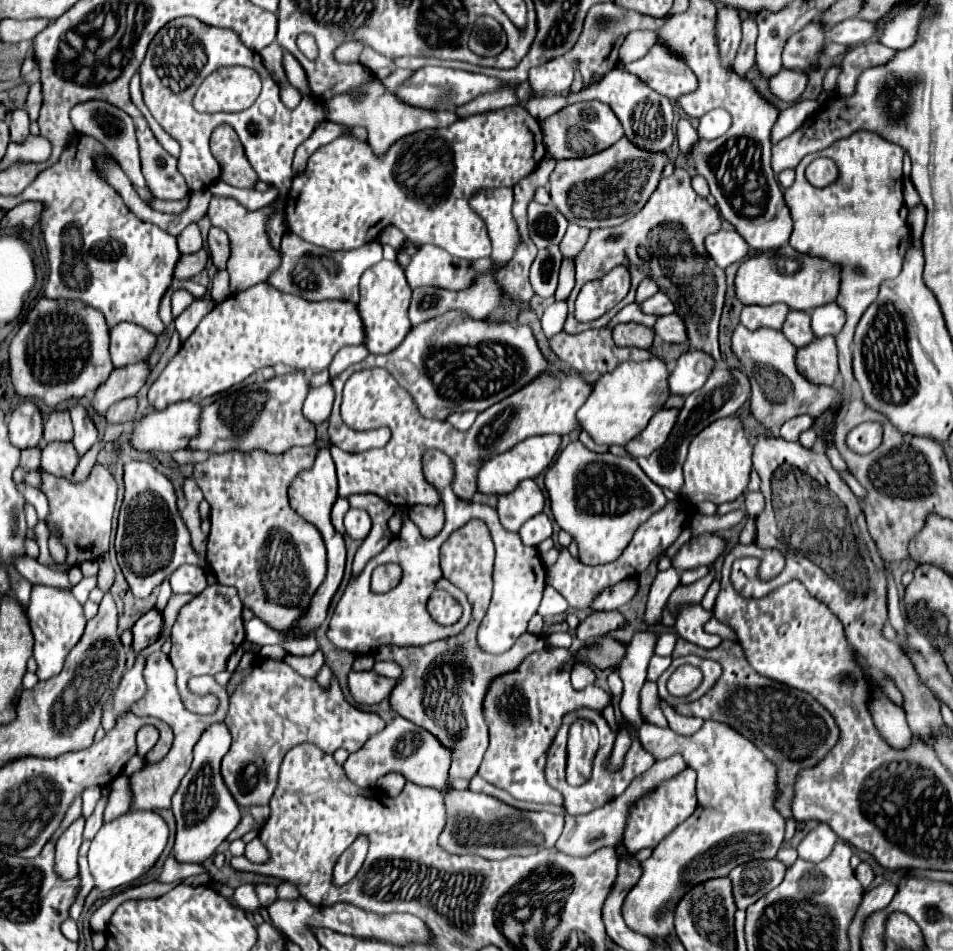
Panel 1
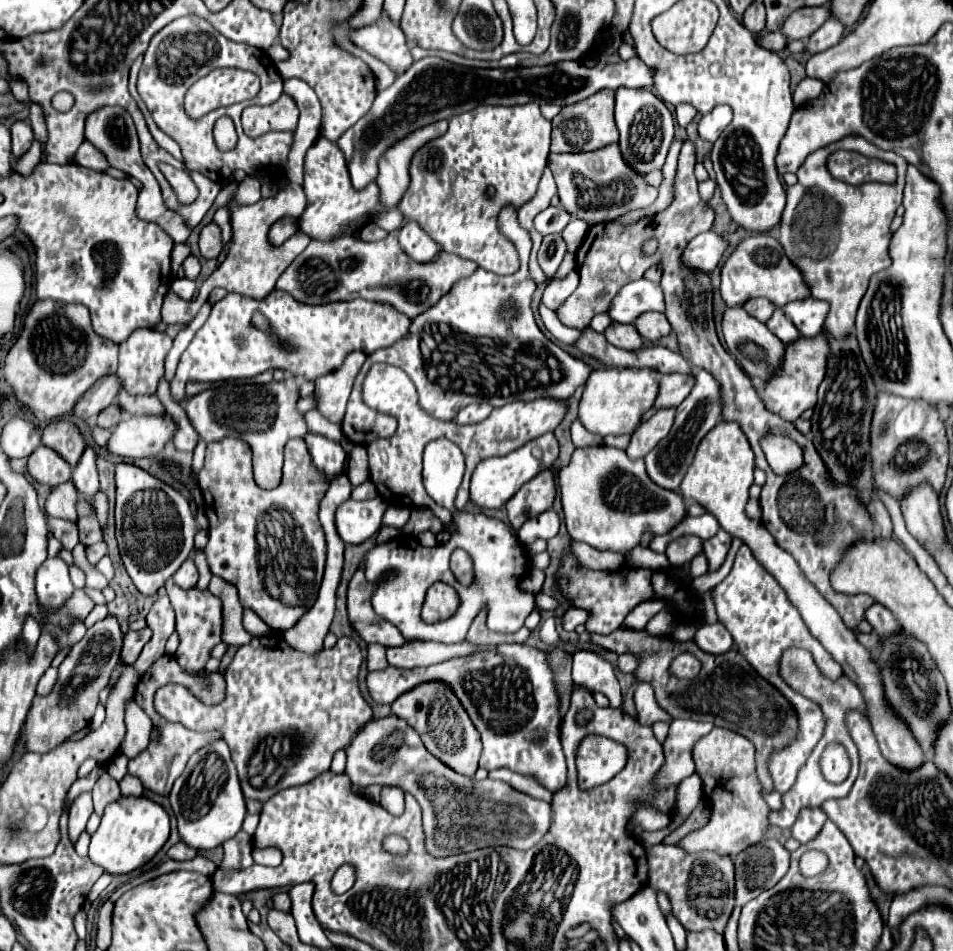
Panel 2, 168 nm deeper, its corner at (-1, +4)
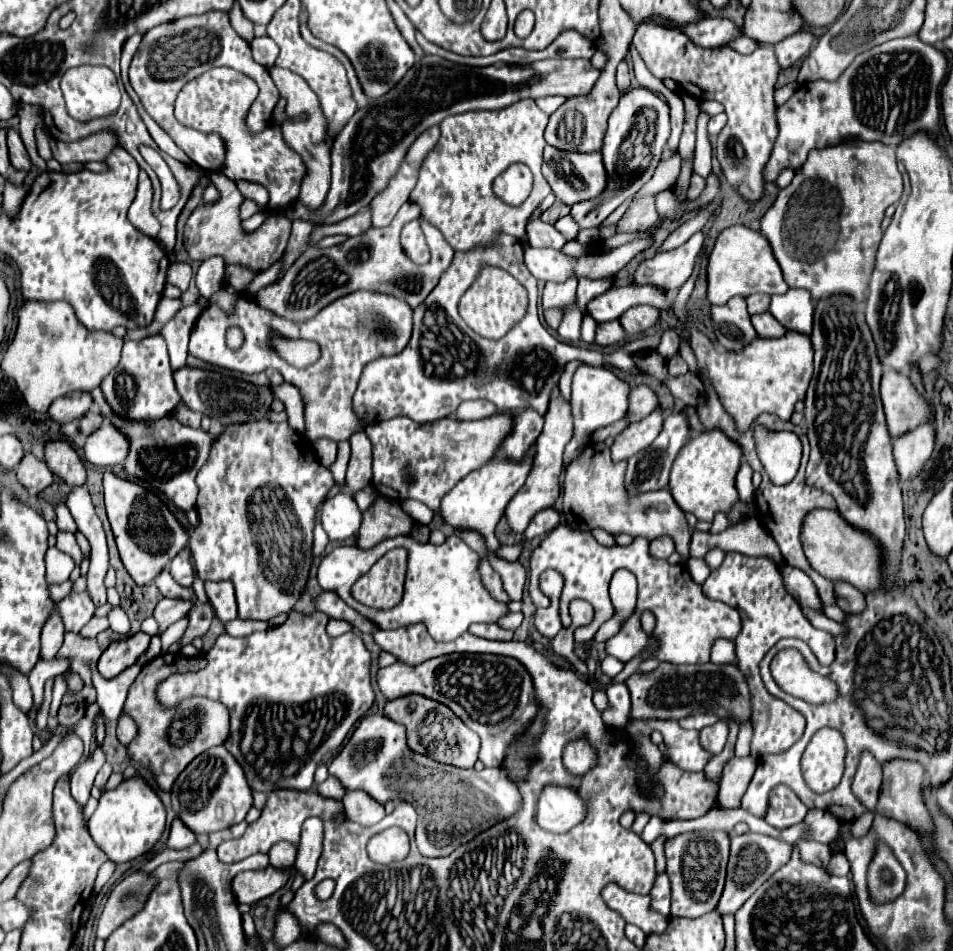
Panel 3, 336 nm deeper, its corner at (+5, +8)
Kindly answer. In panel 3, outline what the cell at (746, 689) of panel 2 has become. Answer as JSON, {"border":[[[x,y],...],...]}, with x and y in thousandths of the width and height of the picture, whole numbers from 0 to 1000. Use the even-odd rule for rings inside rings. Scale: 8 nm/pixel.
{"border":[[[696,696],[683,707],[666,707],[656,715],[656,721],[662,728],[662,753],[664,755],[704,755],[715,757],[733,749],[750,749],[754,757],[769,755],[773,761],[788,759],[788,726],[782,709],[773,698],[729,698],[729,700],[710,700]]]}

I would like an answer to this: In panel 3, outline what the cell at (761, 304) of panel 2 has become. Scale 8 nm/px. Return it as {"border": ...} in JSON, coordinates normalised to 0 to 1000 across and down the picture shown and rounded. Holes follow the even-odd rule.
{"border":[[[788,309],[788,311],[784,313],[784,324],[786,324],[788,330],[799,330],[799,328],[805,328],[807,318],[809,318],[809,311],[803,311],[803,309]]]}

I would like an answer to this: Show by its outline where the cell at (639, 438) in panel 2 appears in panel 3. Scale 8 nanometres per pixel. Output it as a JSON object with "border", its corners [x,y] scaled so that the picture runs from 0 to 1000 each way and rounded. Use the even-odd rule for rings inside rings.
{"border":[[[687,429],[679,440],[675,440],[673,444],[664,444],[660,446],[643,465],[641,469],[641,482],[643,486],[650,484],[658,484],[664,477],[677,473],[694,454],[696,450],[696,431]]]}

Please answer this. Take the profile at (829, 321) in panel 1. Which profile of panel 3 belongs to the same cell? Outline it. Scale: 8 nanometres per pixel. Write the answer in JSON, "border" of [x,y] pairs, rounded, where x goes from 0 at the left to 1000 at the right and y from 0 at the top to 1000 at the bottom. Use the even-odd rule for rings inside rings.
{"border":[[[826,305],[820,311],[809,311],[807,328],[826,345],[841,351],[851,351],[853,318],[845,305]]]}

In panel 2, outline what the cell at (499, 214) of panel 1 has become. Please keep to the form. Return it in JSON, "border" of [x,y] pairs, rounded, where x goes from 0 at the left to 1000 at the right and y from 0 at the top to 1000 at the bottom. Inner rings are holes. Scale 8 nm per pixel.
{"border":[[[530,219],[525,223],[523,240],[545,263],[545,286],[540,286],[538,290],[524,290],[501,282],[496,290],[480,294],[473,307],[469,307],[469,311],[465,311],[448,328],[440,330],[431,339],[429,351],[423,358],[385,374],[373,400],[360,442],[362,458],[370,467],[387,467],[389,463],[393,463],[393,458],[406,461],[411,458],[417,450],[413,438],[389,431],[377,421],[377,408],[381,406],[383,393],[393,381],[406,381],[421,387],[433,400],[435,408],[440,408],[440,419],[442,423],[446,423],[446,433],[461,442],[477,442],[480,433],[496,423],[511,423],[522,429],[534,423],[557,423],[563,419],[593,423],[603,414],[610,404],[614,404],[622,387],[614,379],[595,372],[584,362],[574,358],[561,341],[557,328],[557,313],[563,299],[557,292],[553,280],[557,250],[546,238],[542,222]],[[538,318],[542,330],[530,336],[526,332],[526,326]],[[515,360],[519,360],[524,366],[532,364],[534,360],[540,360],[542,368],[515,370]]]}

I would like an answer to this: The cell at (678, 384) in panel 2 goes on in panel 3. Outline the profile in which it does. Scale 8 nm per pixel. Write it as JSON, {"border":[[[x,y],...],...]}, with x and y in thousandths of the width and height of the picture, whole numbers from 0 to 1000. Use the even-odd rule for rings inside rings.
{"border":[[[677,404],[668,406],[660,414],[660,433],[658,433],[658,440],[660,440],[660,444],[671,444],[677,437],[681,437],[689,427],[692,427],[692,419],[689,419],[687,410],[677,406]]]}

